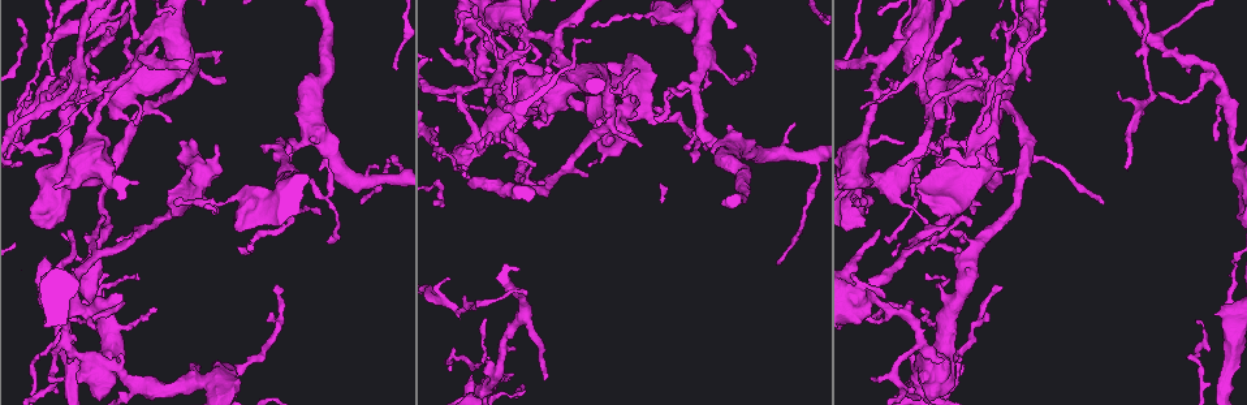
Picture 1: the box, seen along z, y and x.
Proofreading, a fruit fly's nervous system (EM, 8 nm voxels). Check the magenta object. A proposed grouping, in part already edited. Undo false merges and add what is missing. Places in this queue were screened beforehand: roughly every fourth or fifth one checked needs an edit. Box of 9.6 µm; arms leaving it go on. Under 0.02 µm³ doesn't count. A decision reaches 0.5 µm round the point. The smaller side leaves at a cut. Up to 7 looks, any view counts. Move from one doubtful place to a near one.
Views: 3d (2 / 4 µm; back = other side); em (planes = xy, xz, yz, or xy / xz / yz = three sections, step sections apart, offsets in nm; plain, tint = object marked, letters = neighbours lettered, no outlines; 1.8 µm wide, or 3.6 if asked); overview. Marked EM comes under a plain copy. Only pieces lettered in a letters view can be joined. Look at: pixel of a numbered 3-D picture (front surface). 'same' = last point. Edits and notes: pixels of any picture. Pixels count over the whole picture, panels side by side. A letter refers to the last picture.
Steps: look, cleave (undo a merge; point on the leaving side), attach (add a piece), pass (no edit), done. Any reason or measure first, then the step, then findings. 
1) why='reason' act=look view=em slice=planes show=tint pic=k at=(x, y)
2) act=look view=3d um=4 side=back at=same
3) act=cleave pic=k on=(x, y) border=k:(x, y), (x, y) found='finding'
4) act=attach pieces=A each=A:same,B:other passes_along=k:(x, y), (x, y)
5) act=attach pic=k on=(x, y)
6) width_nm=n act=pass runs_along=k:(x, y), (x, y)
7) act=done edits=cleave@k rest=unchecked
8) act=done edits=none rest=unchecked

why='sudden change in width' act=look view=3d um=4 pic=1 at=(112, 366)

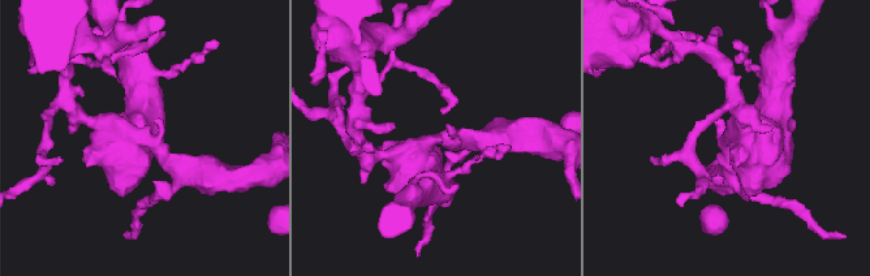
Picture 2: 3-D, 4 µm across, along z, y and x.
why='need the tissue' act=look view=em slice=xz step=4 show=letters pic=2 at=(430, 147)

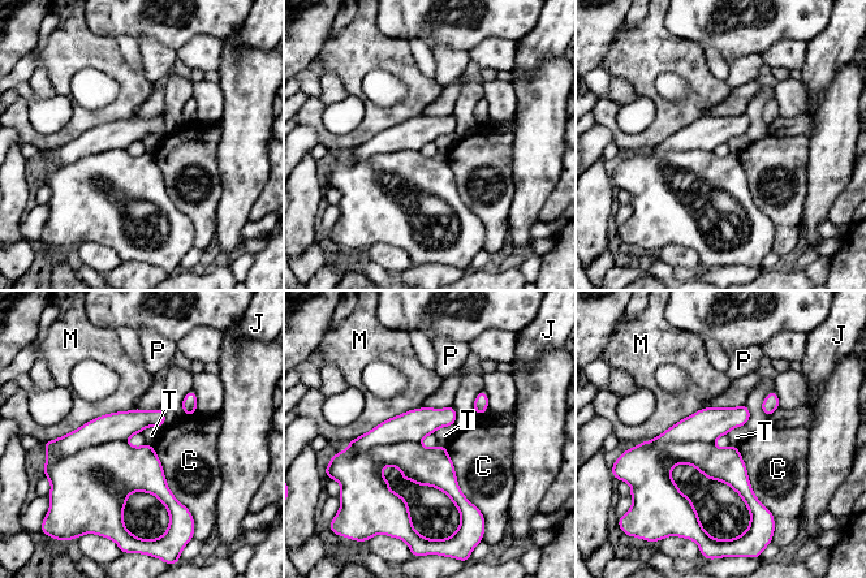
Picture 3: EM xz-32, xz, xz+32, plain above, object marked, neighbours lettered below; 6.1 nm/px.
width_nm=200 act=cleave pic=3 on=(121, 425) each=C:other,J:other,M:other,P:other,T:other border=3:(125, 440), (95, 443), (50, 457) found='a second cell is stuck on'

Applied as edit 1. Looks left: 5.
why='branch stops here' act=look view=em slice=planes show=tint pic=1 at=(470, 181)

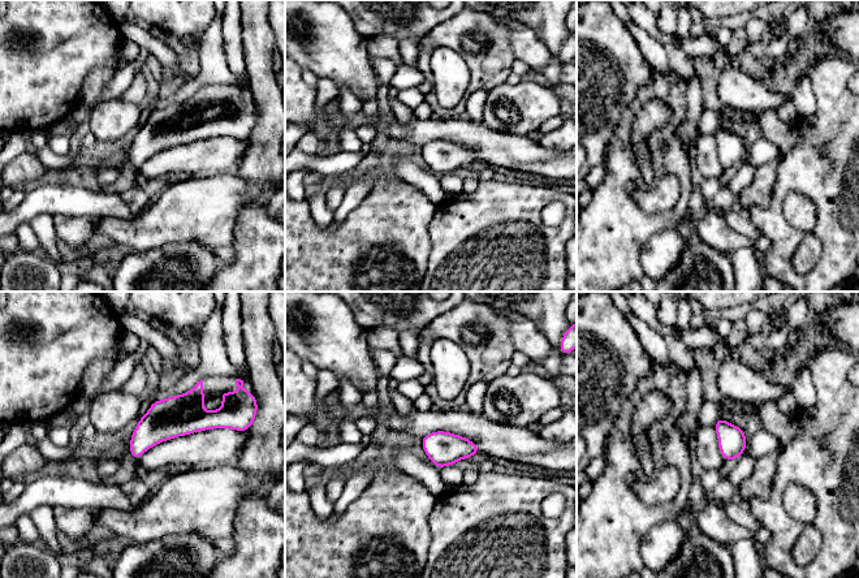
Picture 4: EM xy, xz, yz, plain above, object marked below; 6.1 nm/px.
act=look view=em slice=planes show=letters at=same

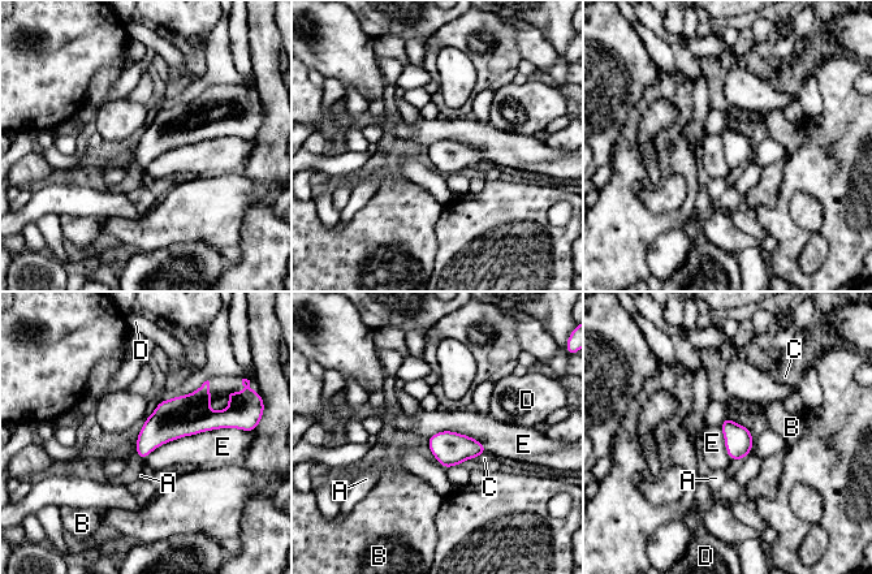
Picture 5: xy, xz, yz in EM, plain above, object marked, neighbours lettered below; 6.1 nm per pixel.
act=pass each=A:other,B:other,C:other,D:other,E:other found='no lettered piece goes on from it'

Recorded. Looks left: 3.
act=done edits=cleave@3 rest=unchecked

